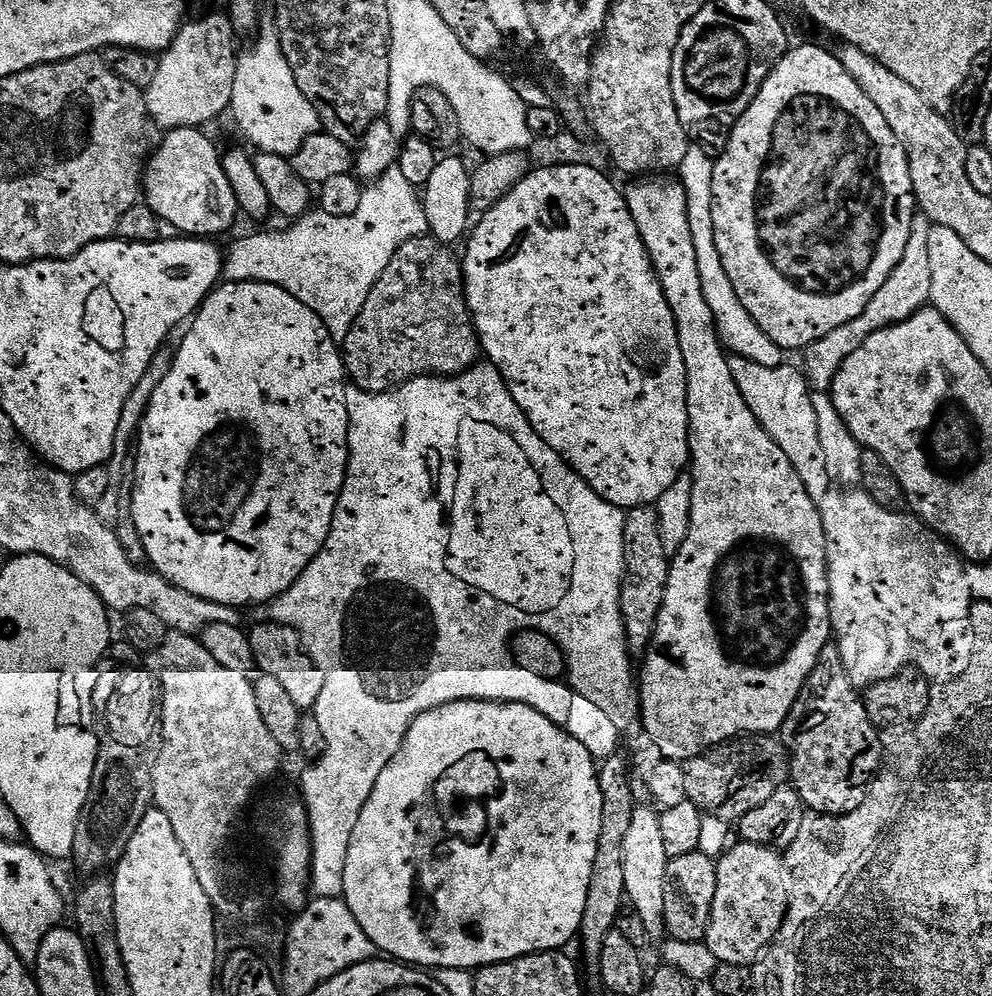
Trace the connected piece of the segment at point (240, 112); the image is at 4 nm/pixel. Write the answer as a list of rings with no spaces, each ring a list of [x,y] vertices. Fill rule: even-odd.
[[[275,27],[262,28],[256,45],[237,59],[230,116],[236,119],[241,134],[256,147],[257,153],[291,157],[296,145],[321,131],[322,125],[314,106],[310,106],[306,94],[298,90],[298,82],[294,82],[294,70],[282,56]]]

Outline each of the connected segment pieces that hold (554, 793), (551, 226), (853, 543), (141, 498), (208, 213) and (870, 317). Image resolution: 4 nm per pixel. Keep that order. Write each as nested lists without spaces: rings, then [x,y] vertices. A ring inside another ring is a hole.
[[[459,700],[443,704],[437,708],[426,710],[420,716],[415,716],[412,724],[408,727],[408,733],[404,736],[402,746],[390,758],[386,770],[378,774],[378,782],[374,782],[374,790],[362,806],[362,814],[358,818],[358,826],[354,826],[354,838],[350,838],[350,854],[346,854],[346,870],[344,871],[344,903],[350,906],[354,918],[358,918],[358,924],[370,938],[375,947],[383,953],[385,957],[397,962],[403,962],[409,966],[419,966],[424,970],[435,970],[438,968],[467,968],[469,970],[479,970],[488,967],[490,964],[501,964],[507,960],[517,960],[520,956],[529,956],[535,952],[555,952],[563,949],[564,944],[568,944],[572,939],[577,939],[580,923],[584,917],[584,911],[588,905],[588,895],[590,894],[592,871],[598,854],[600,835],[602,834],[602,786],[600,785],[600,774],[598,764],[592,758],[590,752],[586,750],[578,739],[565,732],[561,725],[538,714],[536,710],[525,704],[506,704],[502,700]]]
[[[560,165],[557,168],[537,167],[535,170],[529,171],[528,176],[522,178],[522,182],[518,182],[518,186],[514,186],[514,190],[510,190],[510,194],[506,194],[506,198],[502,198],[497,204],[491,205],[491,207],[485,211],[488,213],[486,213],[477,224],[475,221],[474,227],[471,229],[470,235],[466,240],[468,249],[465,250],[464,256],[462,252],[462,271],[464,274],[464,296],[468,299],[468,313],[472,316],[472,325],[476,327],[476,335],[480,341],[483,355],[486,357],[487,363],[493,364],[502,374],[502,378],[506,382],[506,386],[510,390],[514,402],[518,402],[522,414],[526,414],[530,426],[534,426],[536,433],[538,433],[539,436],[567,462],[569,468],[580,475],[603,500],[610,502],[616,508],[627,510],[629,508],[643,508],[645,506],[655,505],[656,501],[662,498],[662,494],[666,494],[666,490],[670,490],[670,486],[674,486],[674,482],[685,475],[686,469],[689,467],[688,387],[686,386],[686,362],[682,362],[682,346],[678,346],[678,330],[674,322],[674,314],[666,302],[666,294],[660,285],[660,279],[656,276],[652,259],[648,256],[646,246],[638,234],[638,226],[634,226],[634,218],[630,214],[628,203],[624,201],[624,193],[619,187],[616,189],[615,186],[612,185],[610,177],[611,175],[592,169],[590,165]]]
[[[833,490],[826,494],[826,498],[818,501],[818,507],[822,518],[822,530],[826,534],[826,550],[828,551],[828,618],[832,621],[834,644],[840,647],[840,660],[844,663],[845,674],[853,680],[851,683],[860,684],[859,686],[876,684],[880,680],[901,673],[907,669],[904,668],[907,664],[916,664],[917,670],[915,671],[929,681],[936,680],[932,682],[943,682],[963,674],[972,660],[972,633],[968,611],[973,606],[974,597],[969,577],[966,575],[966,568],[964,572],[963,566],[965,565],[947,539],[932,531],[919,516],[909,514],[907,511],[904,513],[900,512],[901,510],[884,508],[878,502],[874,502],[870,494],[862,490]]]
[[[253,280],[221,283],[219,286],[213,288],[209,296],[204,299],[203,304],[200,306],[200,311],[191,317],[187,328],[188,333],[185,334],[184,341],[180,344],[180,349],[178,347],[175,349],[173,364],[170,366],[170,370],[166,376],[162,378],[160,385],[154,390],[153,396],[149,400],[148,409],[145,411],[144,420],[140,424],[138,443],[134,448],[136,481],[132,484],[132,518],[130,518],[130,524],[136,528],[138,536],[141,538],[142,546],[145,547],[147,563],[151,565],[155,571],[159,572],[160,575],[167,578],[174,586],[178,586],[182,590],[186,590],[190,594],[194,594],[203,600],[225,604],[231,608],[244,610],[247,609],[247,604],[265,603],[264,605],[267,605],[269,602],[275,600],[277,596],[282,595],[282,593],[304,573],[306,566],[319,554],[322,550],[322,546],[326,542],[326,538],[330,534],[330,526],[334,518],[336,503],[338,502],[340,491],[344,485],[344,479],[348,473],[348,411],[346,410],[346,402],[344,401],[344,393],[346,391],[344,358],[337,341],[333,340],[332,335],[326,330],[322,318],[318,318],[318,314],[314,314],[314,310],[310,310],[310,306],[298,302],[298,298],[294,298],[294,294],[282,290],[277,284],[254,282]]]
[[[173,128],[165,131],[164,141],[157,148],[155,145],[142,177],[142,196],[146,203],[161,220],[170,222],[180,234],[188,238],[220,238],[240,212],[230,178],[226,178],[223,163],[219,159],[212,160],[212,140],[204,132],[207,131],[200,128]]]
[[[923,214],[915,216],[912,219],[910,242],[906,242],[906,254],[902,254],[902,262],[898,262],[898,266],[894,266],[890,278],[886,278],[886,282],[882,282],[882,290],[878,290],[878,294],[874,294],[874,298],[870,298],[866,310],[862,310],[862,314],[858,314],[858,318],[854,318],[854,322],[850,322],[846,326],[838,326],[838,330],[830,330],[830,334],[826,334],[826,338],[818,338],[818,342],[803,349],[802,371],[815,391],[828,392],[831,389],[842,362],[846,362],[846,358],[850,358],[850,354],[854,354],[854,350],[858,350],[858,346],[862,346],[862,342],[866,342],[866,338],[870,338],[870,334],[883,328],[889,328],[891,324],[901,324],[903,320],[910,318],[919,308],[925,307],[931,301],[930,230],[932,227],[927,216]]]

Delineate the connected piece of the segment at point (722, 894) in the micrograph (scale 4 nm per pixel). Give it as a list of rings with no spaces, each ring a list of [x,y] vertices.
[[[743,842],[733,843],[719,857],[716,865],[716,893],[706,933],[706,943],[717,962],[751,965],[759,961],[765,949],[779,937],[791,898],[792,873],[788,871],[787,859],[777,849]]]

